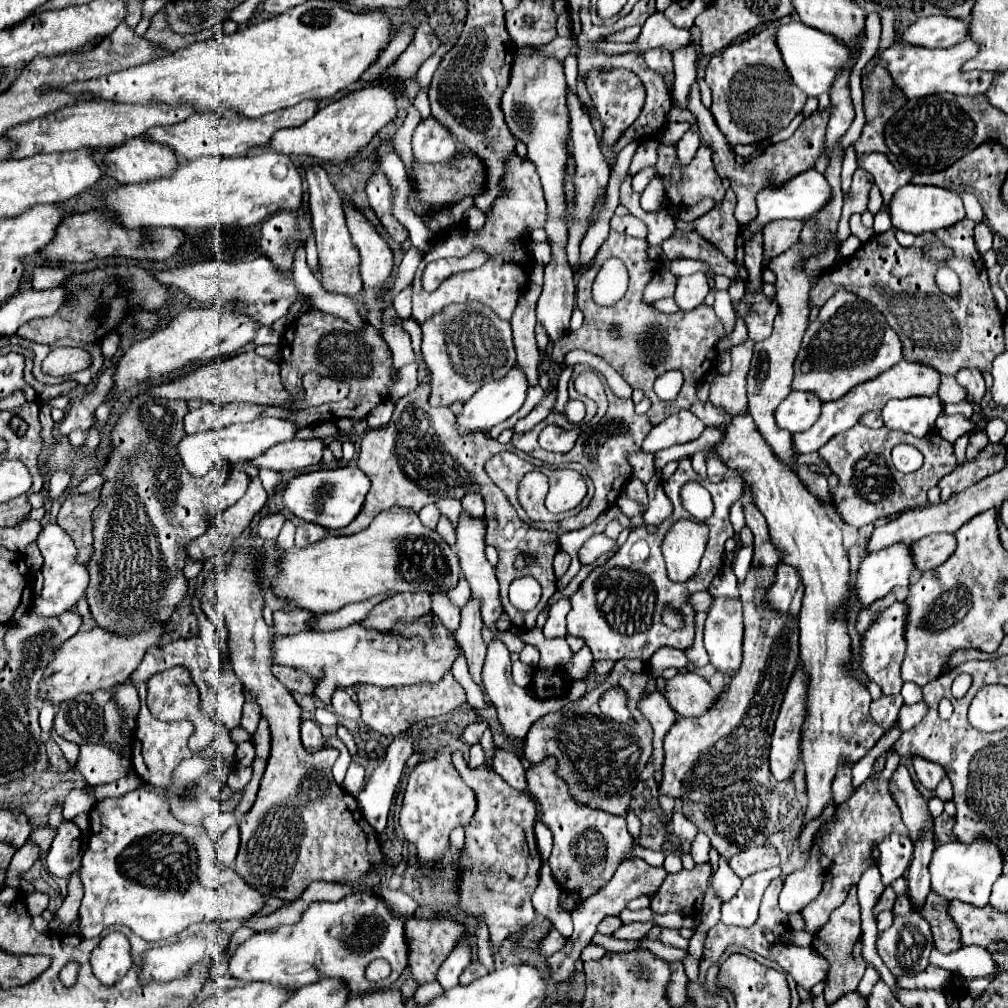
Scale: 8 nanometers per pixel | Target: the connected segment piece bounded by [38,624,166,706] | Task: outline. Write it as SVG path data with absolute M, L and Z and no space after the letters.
M156 624L152 626L152 630L144 634L134 634L132 638L108 634L106 630L100 630L98 626L92 628L90 632L78 632L56 650L52 662L46 666L38 686L38 700L40 702L46 700L58 706L66 700L74 700L78 694L110 690L116 684L124 684L128 676L140 666L146 650L150 646L156 646L164 632L166 632L164 624Z

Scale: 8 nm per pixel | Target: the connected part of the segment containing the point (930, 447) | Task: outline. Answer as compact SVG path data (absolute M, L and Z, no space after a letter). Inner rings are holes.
M856 424L854 430L848 430L844 434L838 434L836 438L832 438L826 446L822 446L822 450L818 454L830 466L832 474L838 476L838 486L832 490L832 500L834 500L836 512L840 514L840 518L846 524L856 526L856 528L866 526L866 524L870 524L878 518L886 518L886 516L900 514L900 512L910 510L910 508L924 506L928 502L926 492L932 486L936 486L944 476L948 476L956 466L954 446L950 442L946 442L944 438L940 438L938 434L934 434L934 432L926 434L924 438L912 438L910 434L904 434L904 432L896 432L896 430L888 430L888 428L872 430L872 428L862 426L862 424ZM894 444L912 444L912 446L916 446L924 454L924 466L914 474L900 474L890 462L890 450L894 448Z

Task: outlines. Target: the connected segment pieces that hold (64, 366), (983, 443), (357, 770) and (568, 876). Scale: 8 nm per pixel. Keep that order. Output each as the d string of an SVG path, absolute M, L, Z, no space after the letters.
M54 348L46 356L42 370L50 376L68 376L88 368L90 363L90 354L82 348Z
M978 432L978 434L970 436L968 448L966 448L966 460L974 460L986 446L988 446L988 436L986 436L986 432Z
M352 760L348 766L348 772L346 772L346 778L344 778L344 788L350 794L356 794L356 792L360 792L362 782L364 782L364 768Z
M548 758L544 764L536 766L534 770L528 770L526 780L528 780L530 792L542 804L542 824L546 824L550 828L552 838L554 838L554 846L552 846L552 854L550 854L548 862L550 862L552 874L558 880L560 888L562 890L580 890L580 886L588 886L588 882L592 882L592 878L596 878L596 882L606 884L614 876L616 866L624 858L630 858L630 848L634 844L634 838L626 830L626 818L604 814L602 810L592 810L588 806L578 806L570 798L566 782L562 782L562 778L556 776L556 760L554 758Z

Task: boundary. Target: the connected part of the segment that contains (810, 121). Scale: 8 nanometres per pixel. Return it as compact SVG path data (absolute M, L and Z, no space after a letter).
M698 82L692 84L690 88L690 94L688 94L688 110L694 114L696 122L698 122L698 132L702 136L702 140L712 148L712 158L714 158L714 164L716 164L716 174L720 178L728 178L730 184L732 184L732 190L736 192L736 198L738 198L738 204L736 204L736 210L734 210L734 218L738 220L740 226L750 224L758 214L756 214L756 194L764 188L764 186L780 186L780 182L808 170L814 166L814 162L818 160L818 156L822 154L822 148L824 148L824 134L826 134L826 124L828 124L828 108L824 112L814 112L810 118L806 118L798 130L784 142L776 142L776 144L770 144L764 152L756 154L752 160L748 160L746 164L736 164L732 160L732 148L728 144L725 136L714 118L712 118L712 112L708 108L702 106L700 102L700 88L698 88Z

